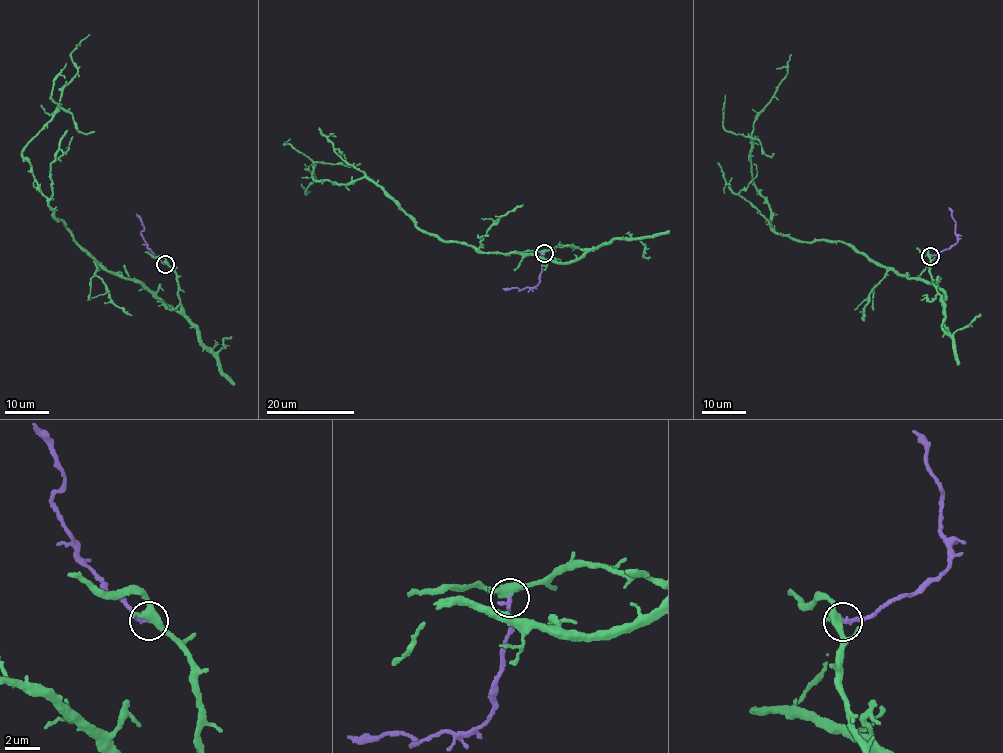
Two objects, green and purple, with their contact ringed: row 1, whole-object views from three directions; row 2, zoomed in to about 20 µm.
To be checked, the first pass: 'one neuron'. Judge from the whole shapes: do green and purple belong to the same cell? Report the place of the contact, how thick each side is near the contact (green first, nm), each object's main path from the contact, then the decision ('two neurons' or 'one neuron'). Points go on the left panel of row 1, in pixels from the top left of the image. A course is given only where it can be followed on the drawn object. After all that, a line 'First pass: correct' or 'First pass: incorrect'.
at (165, 264); 400 nm thick on the green side, 260 nm on the other; green runs (165, 263), (181, 310), (82, 251), (22, 154), (52, 117), (77, 72), (71, 53), (89, 34); purple runs (165, 263), (155, 258), (149, 249), (141, 234), (142, 222), (136, 213); one neuron
First pass: correct

